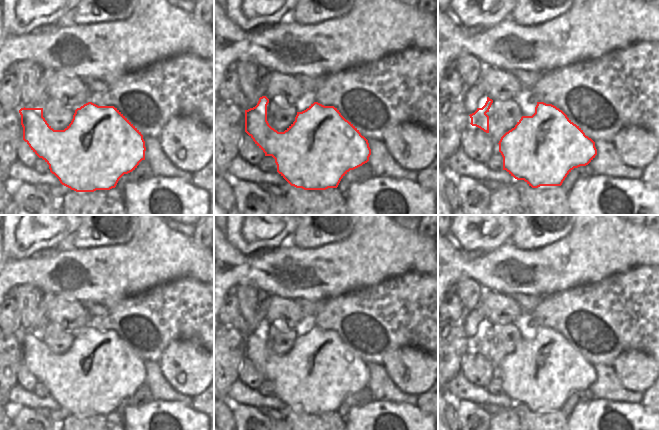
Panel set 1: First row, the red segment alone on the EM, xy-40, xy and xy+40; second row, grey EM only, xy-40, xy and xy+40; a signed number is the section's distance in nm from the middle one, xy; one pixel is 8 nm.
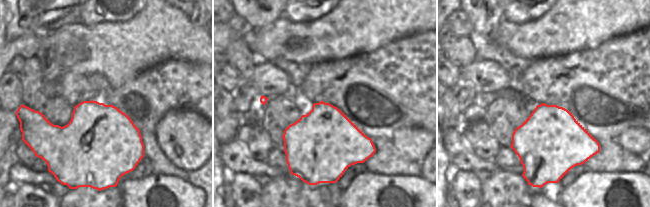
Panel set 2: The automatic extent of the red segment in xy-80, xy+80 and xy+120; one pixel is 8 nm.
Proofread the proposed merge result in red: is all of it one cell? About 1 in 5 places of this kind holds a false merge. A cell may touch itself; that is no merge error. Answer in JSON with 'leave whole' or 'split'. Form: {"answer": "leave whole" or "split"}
{"answer": "leave whole"}

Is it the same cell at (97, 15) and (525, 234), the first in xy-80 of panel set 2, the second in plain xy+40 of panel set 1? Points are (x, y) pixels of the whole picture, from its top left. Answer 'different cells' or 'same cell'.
same cell

